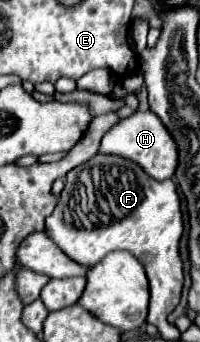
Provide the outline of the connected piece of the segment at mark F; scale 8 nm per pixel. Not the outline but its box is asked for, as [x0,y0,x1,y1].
[44,154,184,324]

